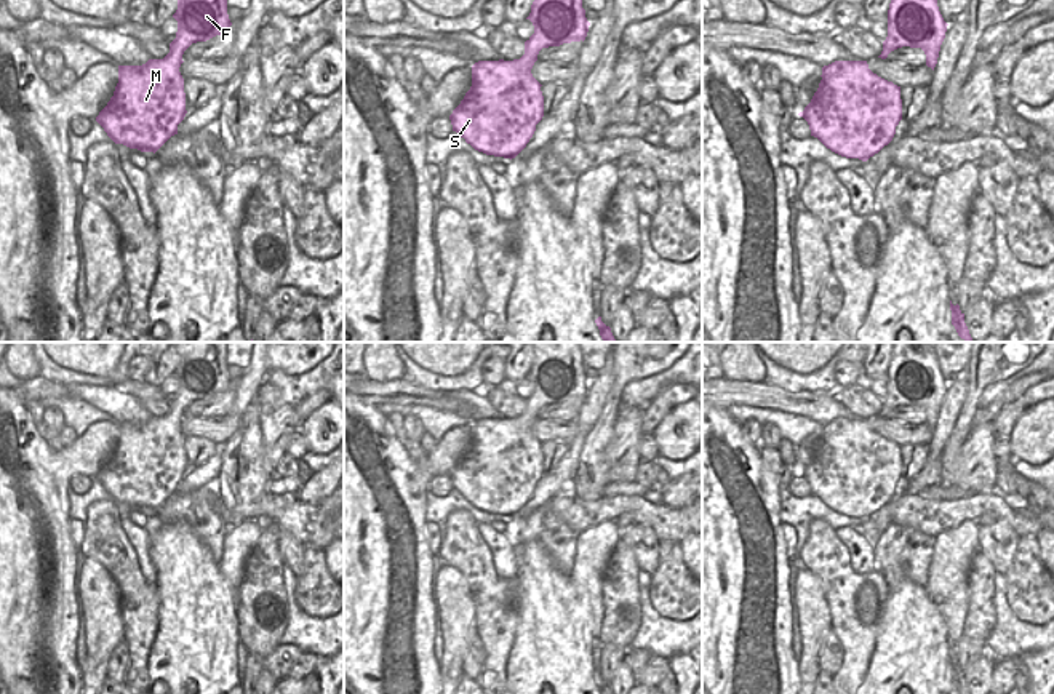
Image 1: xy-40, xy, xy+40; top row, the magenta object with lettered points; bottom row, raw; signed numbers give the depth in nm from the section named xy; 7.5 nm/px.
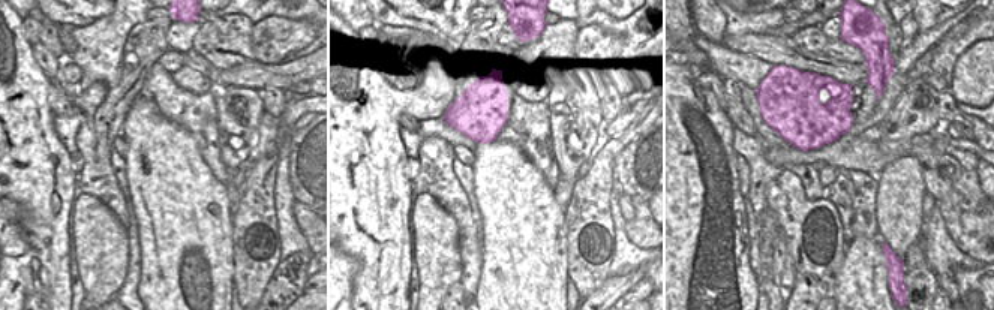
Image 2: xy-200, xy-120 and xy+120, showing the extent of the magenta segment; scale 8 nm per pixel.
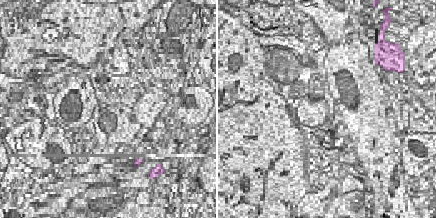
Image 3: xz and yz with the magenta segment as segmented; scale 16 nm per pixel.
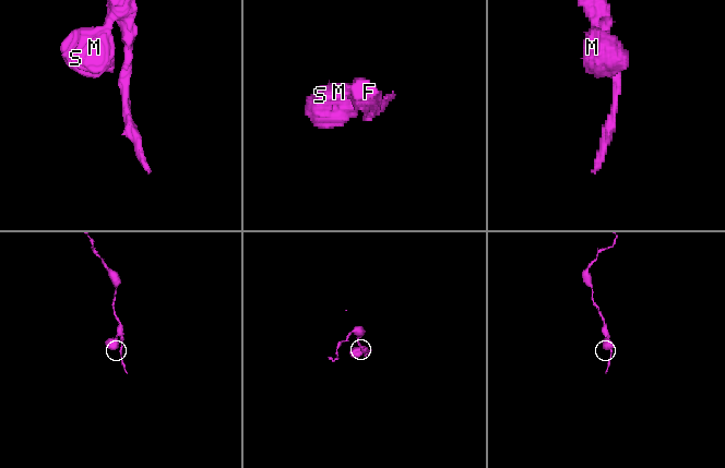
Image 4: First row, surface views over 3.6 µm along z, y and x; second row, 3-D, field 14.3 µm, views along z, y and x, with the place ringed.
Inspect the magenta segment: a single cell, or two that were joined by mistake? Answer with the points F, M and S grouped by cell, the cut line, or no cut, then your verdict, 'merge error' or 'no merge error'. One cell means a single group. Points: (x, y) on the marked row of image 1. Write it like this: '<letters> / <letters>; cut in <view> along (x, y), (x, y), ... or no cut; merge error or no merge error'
F M S; no cut; no merge error

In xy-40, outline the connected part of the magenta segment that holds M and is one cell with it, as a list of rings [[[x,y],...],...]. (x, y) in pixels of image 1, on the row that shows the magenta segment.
[[[178,0],[176,38],[163,59],[118,66],[118,83],[96,122],[115,144],[157,152],[184,120],[186,93],[179,72],[184,51],[197,42],[222,35],[230,26],[227,0]]]

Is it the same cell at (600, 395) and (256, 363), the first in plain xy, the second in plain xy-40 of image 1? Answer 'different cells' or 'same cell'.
same cell

